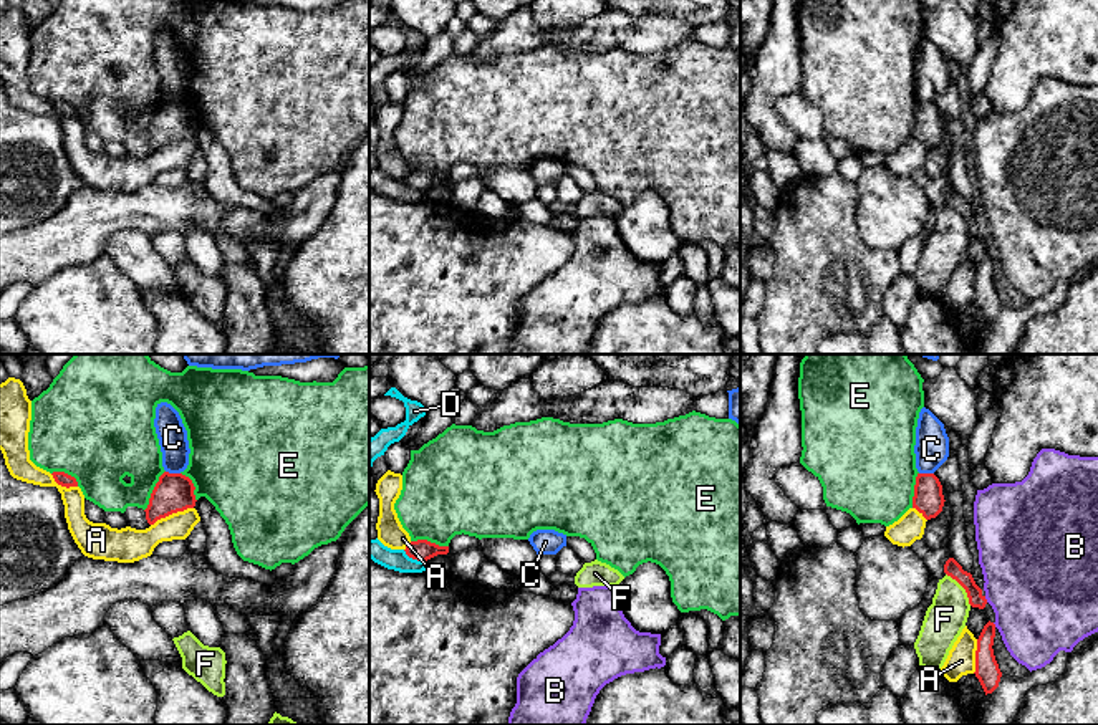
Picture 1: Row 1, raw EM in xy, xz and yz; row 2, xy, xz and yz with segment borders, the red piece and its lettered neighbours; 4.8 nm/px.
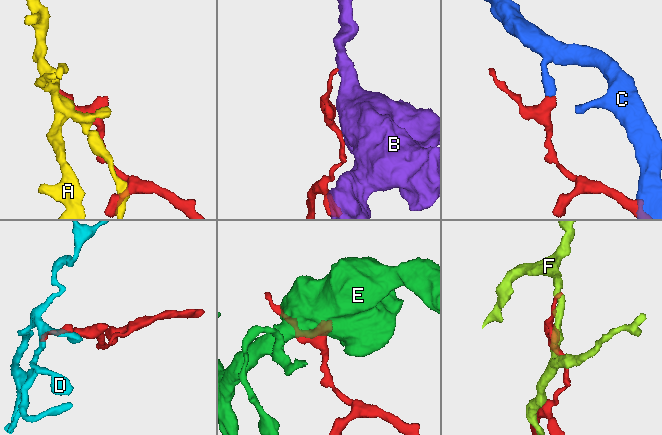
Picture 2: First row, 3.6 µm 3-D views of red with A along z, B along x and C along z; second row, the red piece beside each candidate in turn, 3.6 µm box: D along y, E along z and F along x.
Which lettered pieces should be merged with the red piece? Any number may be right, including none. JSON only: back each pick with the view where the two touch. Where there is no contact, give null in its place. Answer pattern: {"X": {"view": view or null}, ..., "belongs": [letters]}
{"belongs": []}

